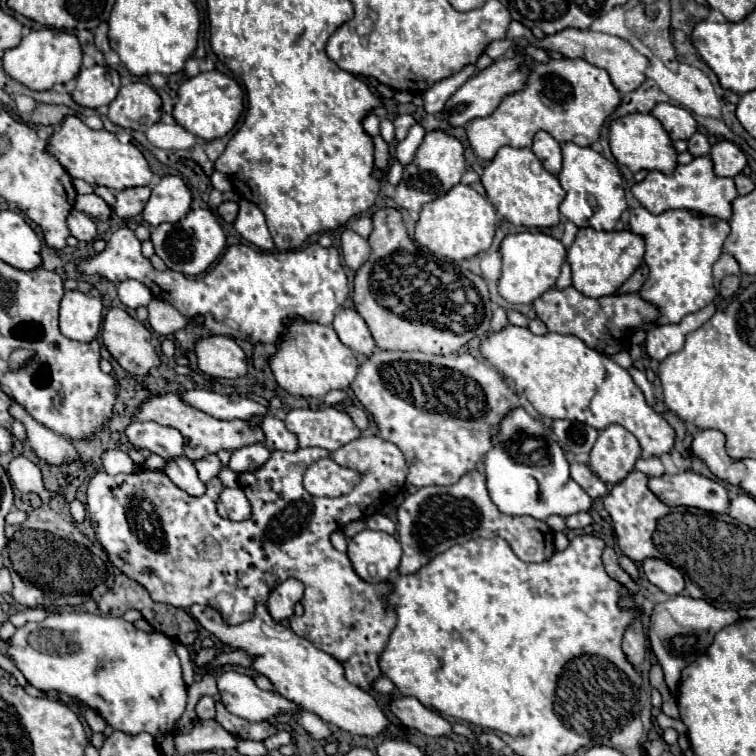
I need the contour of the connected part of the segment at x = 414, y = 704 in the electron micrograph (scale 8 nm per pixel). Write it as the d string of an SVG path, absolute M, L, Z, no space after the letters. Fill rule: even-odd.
M398 697L390 703L392 713L412 729L418 729L430 737L448 737L452 733L452 725L432 709L426 709L414 697Z

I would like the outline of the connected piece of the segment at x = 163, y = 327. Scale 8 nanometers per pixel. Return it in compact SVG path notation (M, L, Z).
M160 299L150 301L148 313L150 313L148 321L150 321L152 329L162 337L168 337L188 325L188 319L184 315L180 315L172 305L168 305L166 301L160 301Z

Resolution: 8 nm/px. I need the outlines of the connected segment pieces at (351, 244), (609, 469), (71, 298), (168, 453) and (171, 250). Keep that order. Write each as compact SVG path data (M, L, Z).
M346 229L342 233L342 255L344 255L344 263L356 271L360 269L360 265L364 265L364 261L368 261L368 255L370 255L370 245L366 239L362 239L358 233Z
M622 425L602 429L590 453L590 469L610 485L620 483L640 457L638 439Z
M66 291L60 301L60 331L80 343L94 341L102 323L102 297Z
M132 421L126 435L136 449L150 449L166 461L184 455L184 437L172 427L162 427L152 421Z
M196 209L196 211L190 211L182 221L174 225L162 223L154 227L152 243L154 243L156 255L166 263L168 269L178 271L182 275L200 275L220 257L220 253L226 247L226 237L210 209Z

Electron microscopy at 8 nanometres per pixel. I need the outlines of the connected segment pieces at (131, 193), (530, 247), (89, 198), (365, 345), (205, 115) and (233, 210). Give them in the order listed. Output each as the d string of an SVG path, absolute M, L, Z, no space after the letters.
M134 187L116 193L116 205L112 207L118 217L136 217L142 213L150 197L150 187Z
M524 231L504 237L500 245L500 255L502 255L502 275L498 281L500 295L508 303L532 303L536 297L554 287L566 257L566 249L558 239L546 233Z
M90 193L90 195L78 195L74 207L78 211L94 217L94 219L100 219L100 221L108 221L110 213L112 213L112 209L104 203L104 199L98 197L98 195L94 195L94 193Z
M340 309L334 317L334 329L340 337L340 341L350 347L356 353L362 353L366 357L370 357L376 349L376 341L370 335L364 319L352 311L352 309Z
M204 71L204 73L198 73L196 77L186 79L178 87L178 103L174 105L172 115L176 123L184 125L184 129L188 129L188 133L192 133L194 137L212 141L212 139L224 137L234 129L242 109L244 105L242 105L240 85L220 71Z
M224 201L220 207L218 207L218 215L226 221L226 223L234 223L236 215L238 215L238 205L232 203L232 201Z

